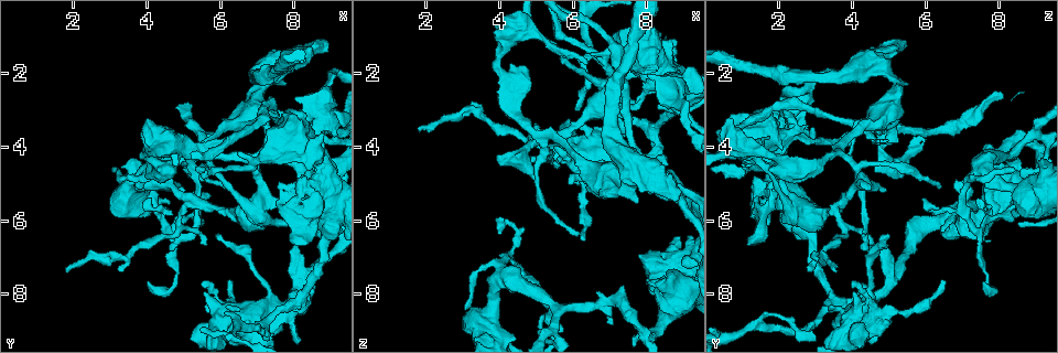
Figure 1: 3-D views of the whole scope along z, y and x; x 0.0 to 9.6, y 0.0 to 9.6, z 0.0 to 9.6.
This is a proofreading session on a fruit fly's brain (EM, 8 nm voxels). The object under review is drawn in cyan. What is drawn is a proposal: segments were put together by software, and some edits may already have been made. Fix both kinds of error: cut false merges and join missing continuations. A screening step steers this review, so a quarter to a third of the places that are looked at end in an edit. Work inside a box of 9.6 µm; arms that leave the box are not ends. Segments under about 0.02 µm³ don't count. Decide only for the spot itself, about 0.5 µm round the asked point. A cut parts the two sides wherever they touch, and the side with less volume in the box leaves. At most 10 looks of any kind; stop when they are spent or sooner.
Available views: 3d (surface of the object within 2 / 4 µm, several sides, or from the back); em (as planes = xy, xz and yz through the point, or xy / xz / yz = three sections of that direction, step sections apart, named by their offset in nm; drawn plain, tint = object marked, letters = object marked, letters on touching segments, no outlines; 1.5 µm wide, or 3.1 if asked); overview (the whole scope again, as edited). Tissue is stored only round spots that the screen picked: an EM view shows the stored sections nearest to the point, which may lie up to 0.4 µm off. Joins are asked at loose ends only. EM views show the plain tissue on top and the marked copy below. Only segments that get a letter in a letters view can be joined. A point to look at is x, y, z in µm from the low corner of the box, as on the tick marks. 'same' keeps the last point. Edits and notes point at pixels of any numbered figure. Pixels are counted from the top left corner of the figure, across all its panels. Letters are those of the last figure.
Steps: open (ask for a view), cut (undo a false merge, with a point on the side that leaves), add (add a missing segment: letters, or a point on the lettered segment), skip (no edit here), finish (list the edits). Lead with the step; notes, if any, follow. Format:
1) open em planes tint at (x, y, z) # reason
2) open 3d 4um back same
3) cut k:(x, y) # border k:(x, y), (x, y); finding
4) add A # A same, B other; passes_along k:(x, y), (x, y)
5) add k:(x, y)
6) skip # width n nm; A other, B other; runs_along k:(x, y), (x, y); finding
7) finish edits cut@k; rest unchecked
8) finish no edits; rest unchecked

open em planes tint at (8.85, 1.05, 5.40) # free end

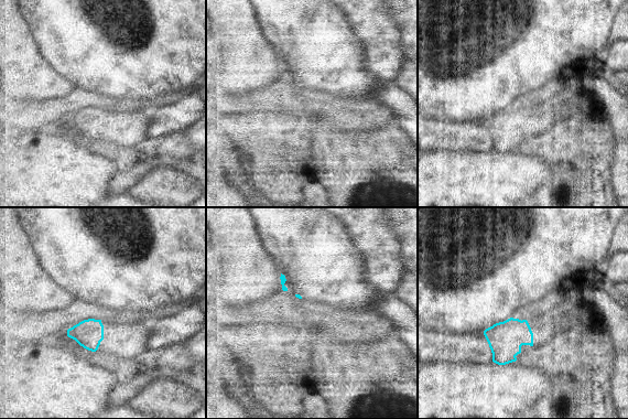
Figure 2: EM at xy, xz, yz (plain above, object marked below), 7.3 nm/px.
open em planes letters same

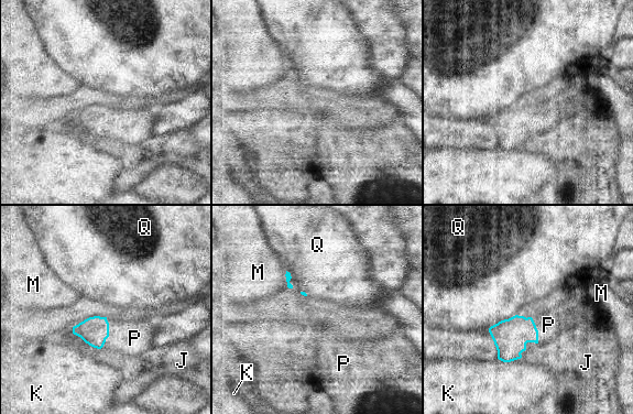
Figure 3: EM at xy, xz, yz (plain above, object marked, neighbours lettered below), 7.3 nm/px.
add P # J other, K other, M other, P same, Q other; the neuron continues

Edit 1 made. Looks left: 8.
open overview

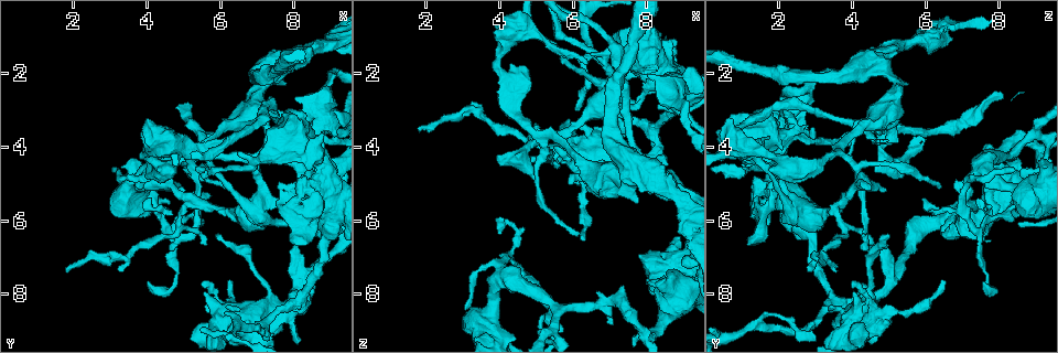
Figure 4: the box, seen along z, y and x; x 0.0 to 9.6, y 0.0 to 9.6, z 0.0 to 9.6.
open 3d 2um back at (5.00, 4.50, 5.10) # thin neck

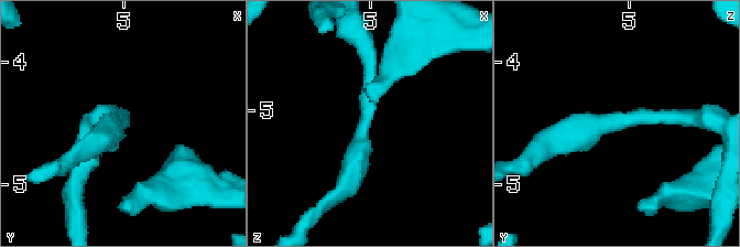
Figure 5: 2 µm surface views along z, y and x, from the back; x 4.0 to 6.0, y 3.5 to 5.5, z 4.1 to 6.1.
open em yz step 4 letters at (5.00, 4.48, 5.12) # now the EM

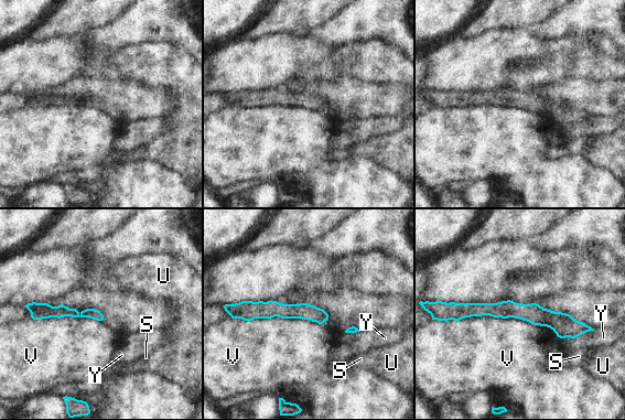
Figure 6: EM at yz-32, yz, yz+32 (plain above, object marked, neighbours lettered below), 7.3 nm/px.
skip # S other, U other, V other, Y other; runs_along 6:(474, 309), (519, 310), (586, 329); all the same neuron

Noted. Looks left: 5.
open 3d 4um at (5.35, 6.25, 4.35) # sharp bend

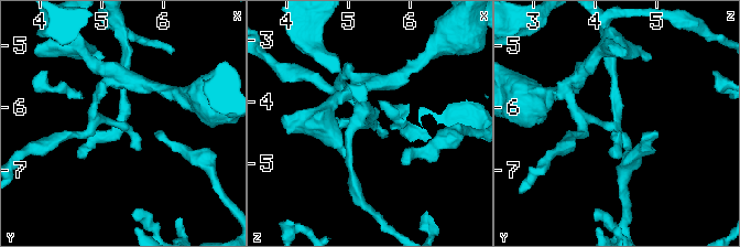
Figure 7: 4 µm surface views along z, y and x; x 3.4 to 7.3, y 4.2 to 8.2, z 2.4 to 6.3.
open em xz step 4 tint at (5.35, 6.25, 4.35)

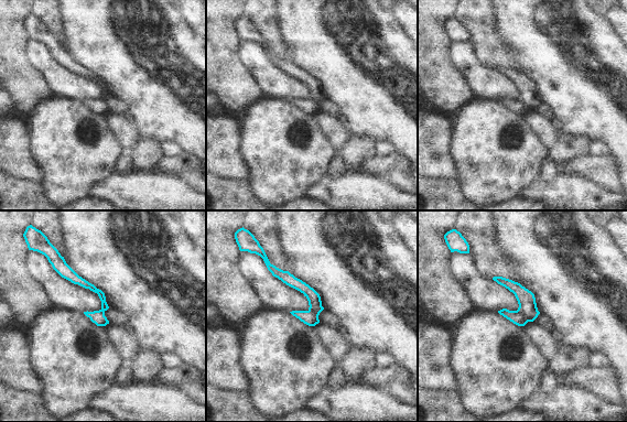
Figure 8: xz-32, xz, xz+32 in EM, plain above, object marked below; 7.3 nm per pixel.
open em xy step 4 letters same

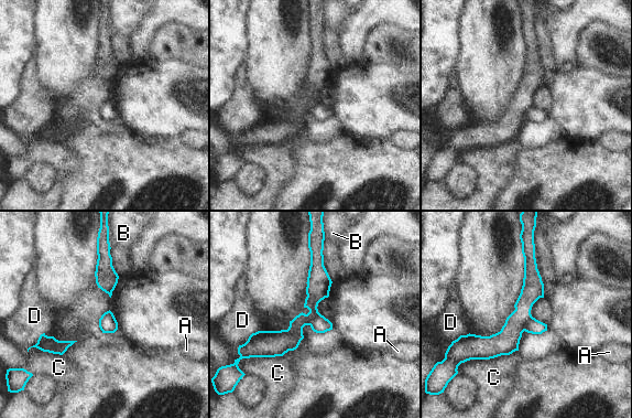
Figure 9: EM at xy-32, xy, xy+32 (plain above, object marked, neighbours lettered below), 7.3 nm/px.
cut 9:(507, 341) # width 130 nm; longest_contact C 380 nm; A other, B other, C other, D other; two neurons meet here

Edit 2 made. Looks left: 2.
finish edits add@3, cut@9; rest unchecked

